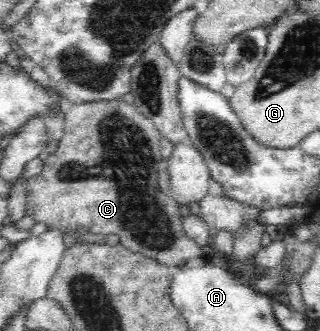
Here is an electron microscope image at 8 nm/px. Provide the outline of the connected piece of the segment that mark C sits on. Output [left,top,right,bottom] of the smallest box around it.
[24,98,203,269]

